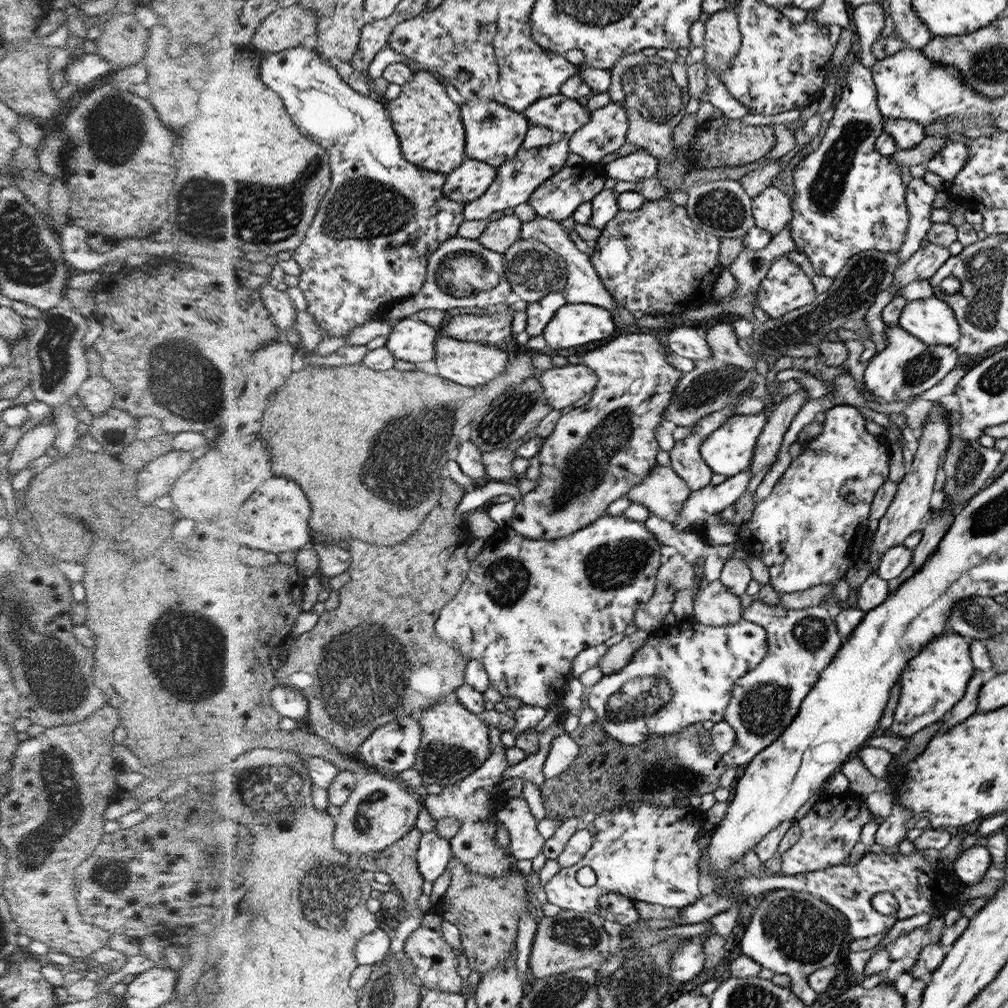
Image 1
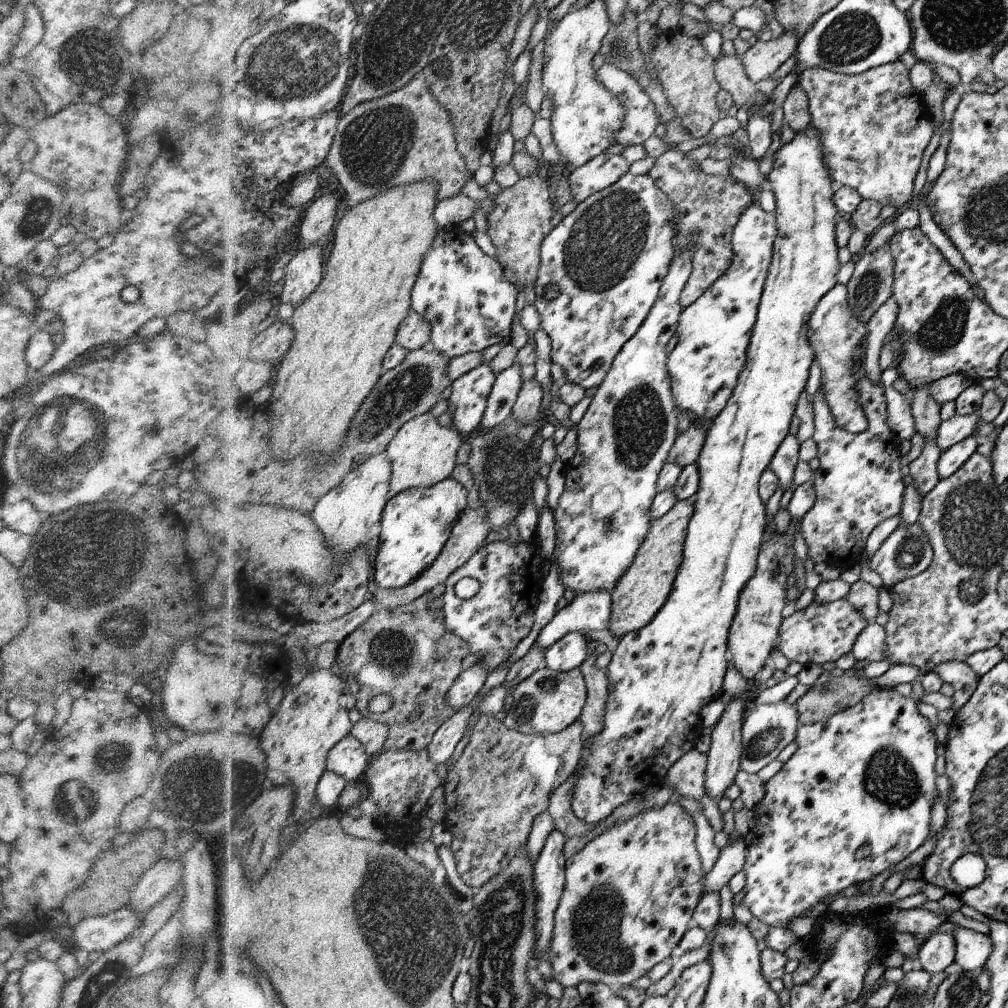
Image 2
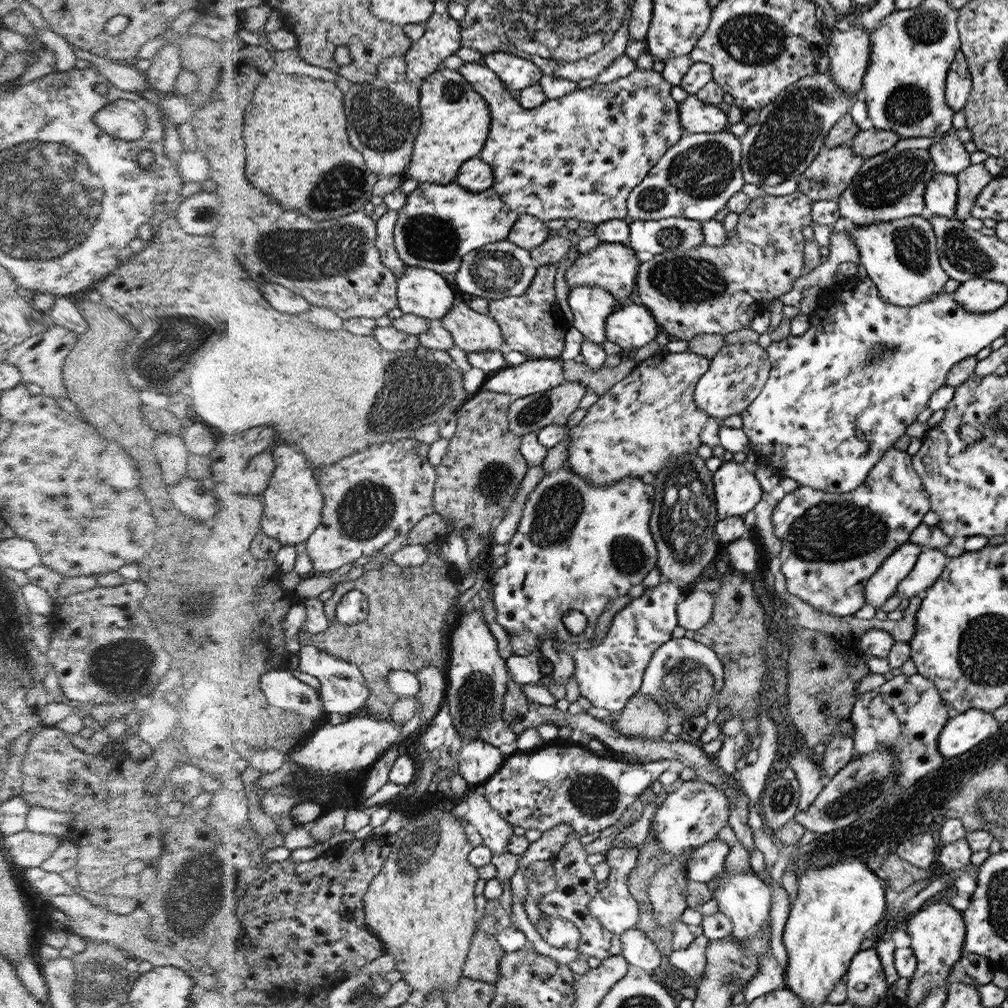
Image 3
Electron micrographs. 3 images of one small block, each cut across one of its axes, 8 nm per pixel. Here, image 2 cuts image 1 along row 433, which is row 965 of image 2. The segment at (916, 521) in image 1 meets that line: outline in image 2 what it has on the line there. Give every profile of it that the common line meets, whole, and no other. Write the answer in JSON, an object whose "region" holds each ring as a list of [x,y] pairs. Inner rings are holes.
{"region":[[[938,932],[918,949],[917,967],[931,975],[944,972],[950,964],[955,963],[955,952],[956,945],[952,933]]]}

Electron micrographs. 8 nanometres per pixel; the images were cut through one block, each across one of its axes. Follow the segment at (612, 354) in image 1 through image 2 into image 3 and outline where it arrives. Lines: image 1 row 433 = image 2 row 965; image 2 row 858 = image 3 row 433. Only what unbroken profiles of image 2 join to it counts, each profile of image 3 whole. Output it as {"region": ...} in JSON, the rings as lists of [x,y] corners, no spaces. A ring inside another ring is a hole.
{"region":[[[666,350],[637,363],[636,368],[626,378],[599,395],[580,422],[567,428],[569,449],[565,465],[590,480],[591,484],[612,484],[627,477],[642,478],[648,472],[656,475],[676,456],[695,452],[700,446],[700,432],[709,413],[695,403],[694,392],[699,380],[710,370],[710,364],[710,359],[695,353],[686,351],[672,354]]]}

